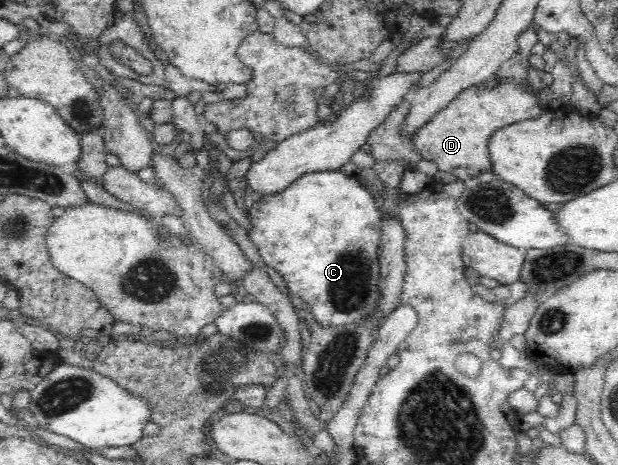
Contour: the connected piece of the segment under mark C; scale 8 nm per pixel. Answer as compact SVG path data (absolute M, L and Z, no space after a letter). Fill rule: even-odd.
M318 170L318 172L308 172L302 174L300 178L290 182L290 186L282 190L282 192L274 192L274 194L262 194L259 196L248 212L251 227L247 229L249 238L257 247L260 259L266 267L270 267L278 271L286 282L288 291L299 296L310 307L312 315L318 324L324 327L340 326L342 324L354 324L367 320L375 311L380 299L380 290L378 284L380 281L380 268L378 268L378 244L380 244L380 220L381 212L377 207L377 200L373 196L372 191L368 189L358 176L346 175L339 170Z

